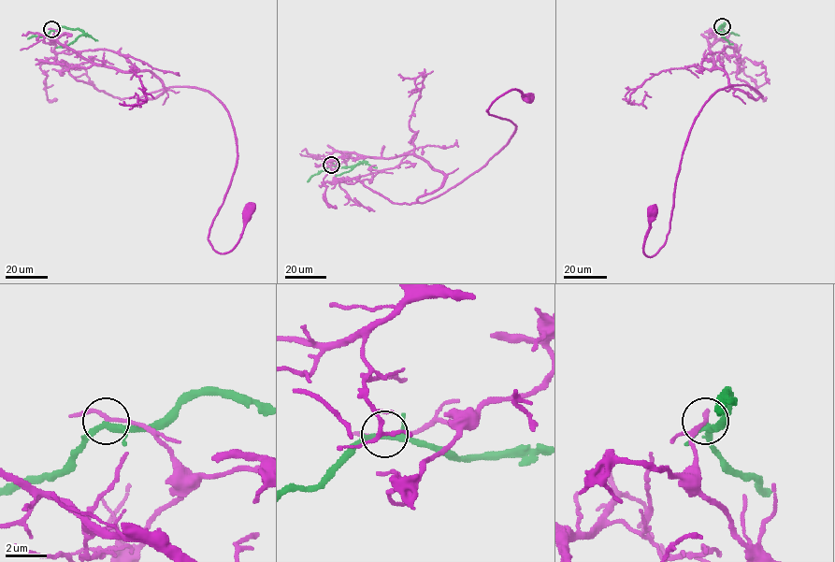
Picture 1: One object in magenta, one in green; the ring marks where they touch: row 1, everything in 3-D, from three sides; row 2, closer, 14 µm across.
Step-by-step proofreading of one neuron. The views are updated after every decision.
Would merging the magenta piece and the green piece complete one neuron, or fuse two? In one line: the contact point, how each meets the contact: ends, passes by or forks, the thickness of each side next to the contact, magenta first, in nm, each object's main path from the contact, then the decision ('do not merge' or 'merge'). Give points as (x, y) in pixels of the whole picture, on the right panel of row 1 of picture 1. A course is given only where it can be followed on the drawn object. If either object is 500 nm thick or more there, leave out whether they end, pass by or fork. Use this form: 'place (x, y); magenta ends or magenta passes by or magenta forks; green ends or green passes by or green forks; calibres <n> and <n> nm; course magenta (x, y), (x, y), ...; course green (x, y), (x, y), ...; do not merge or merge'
place (722, 26); magenta passes by; green forks; calibres 170 and 240 nm; course magenta (722, 26), (736, 77), (761, 97), (731, 85), (702, 106), (666, 243), (652, 257), (643, 243), (655, 211); course green (722, 26), (718, 30), (720, 34), (733, 44); do not merge

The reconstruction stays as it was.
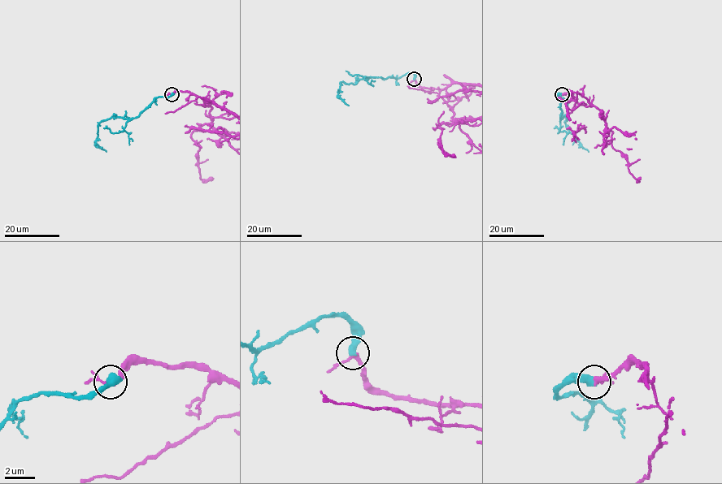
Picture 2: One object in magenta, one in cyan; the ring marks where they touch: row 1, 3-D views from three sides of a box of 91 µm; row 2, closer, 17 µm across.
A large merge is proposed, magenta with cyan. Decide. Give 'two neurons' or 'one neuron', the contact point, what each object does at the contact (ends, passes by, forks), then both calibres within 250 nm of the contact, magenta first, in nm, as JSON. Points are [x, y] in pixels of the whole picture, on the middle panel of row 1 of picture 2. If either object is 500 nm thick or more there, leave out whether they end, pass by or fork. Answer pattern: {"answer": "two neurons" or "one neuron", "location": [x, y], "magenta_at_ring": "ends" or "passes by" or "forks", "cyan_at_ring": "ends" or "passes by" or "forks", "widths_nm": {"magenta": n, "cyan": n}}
{"answer": "one neuron", "location": [414, 79], "magenta_at_ring": "passes by", "cyan_at_ring": "ends", "widths_nm": {"magenta": 260, "cyan": 480}}

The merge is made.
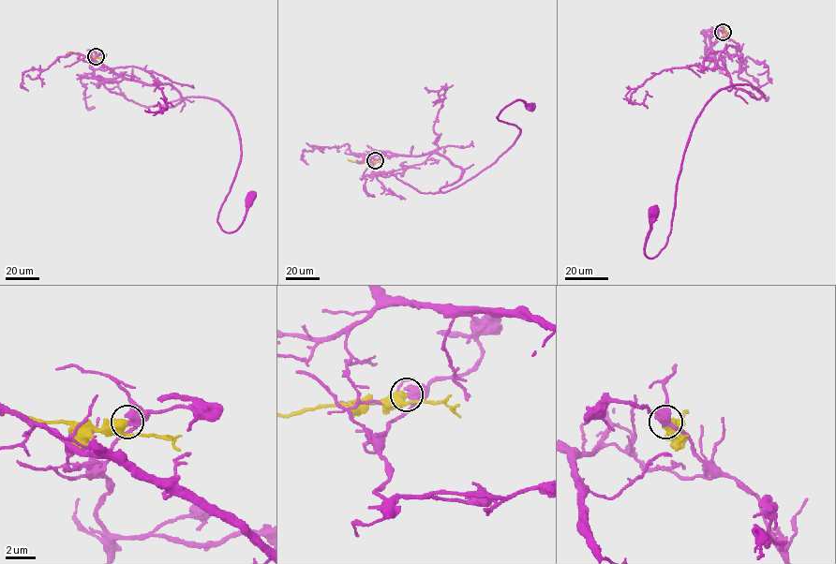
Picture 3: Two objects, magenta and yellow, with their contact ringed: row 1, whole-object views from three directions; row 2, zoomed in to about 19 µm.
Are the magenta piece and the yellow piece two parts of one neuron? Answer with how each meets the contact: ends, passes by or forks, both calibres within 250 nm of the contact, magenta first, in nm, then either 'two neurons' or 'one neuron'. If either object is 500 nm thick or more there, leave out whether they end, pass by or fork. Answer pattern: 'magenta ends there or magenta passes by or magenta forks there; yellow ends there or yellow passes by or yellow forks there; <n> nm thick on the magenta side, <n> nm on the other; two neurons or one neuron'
magenta passes by; yellow passes by; 440 nm thick on the magenta side, 420 nm on the other; two neurons

